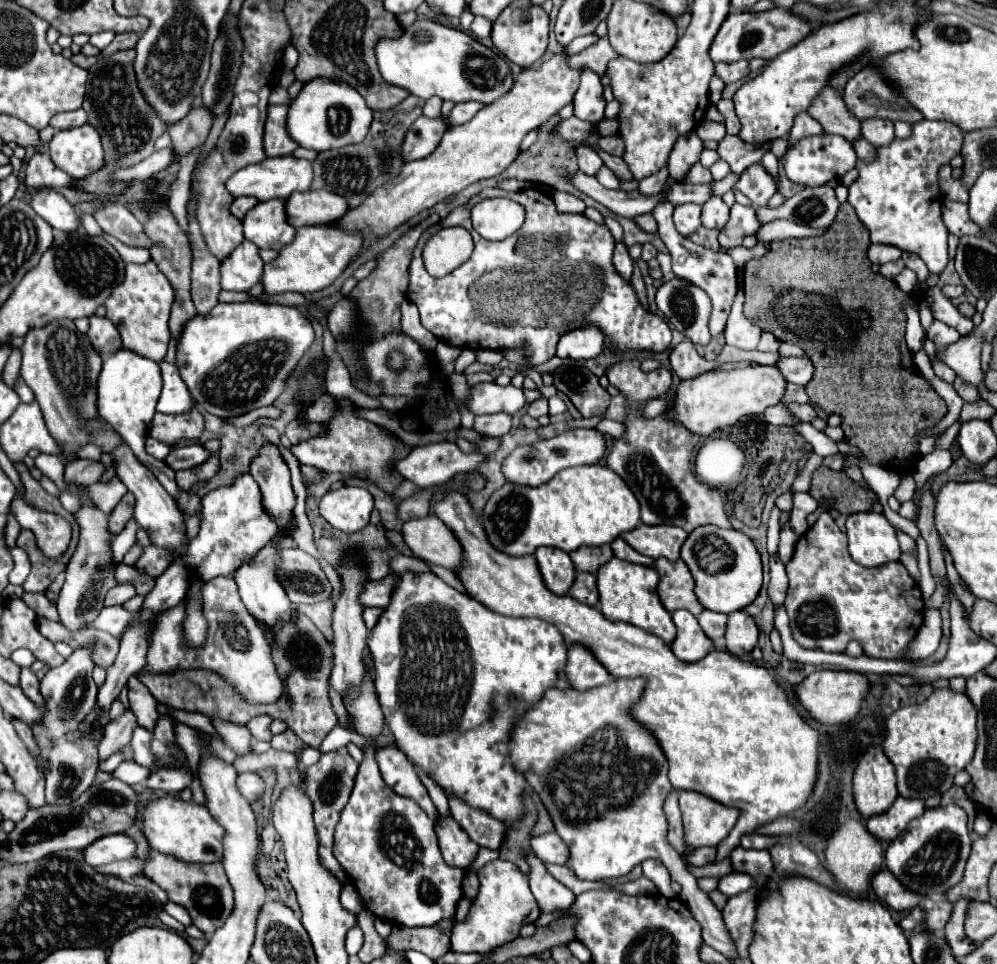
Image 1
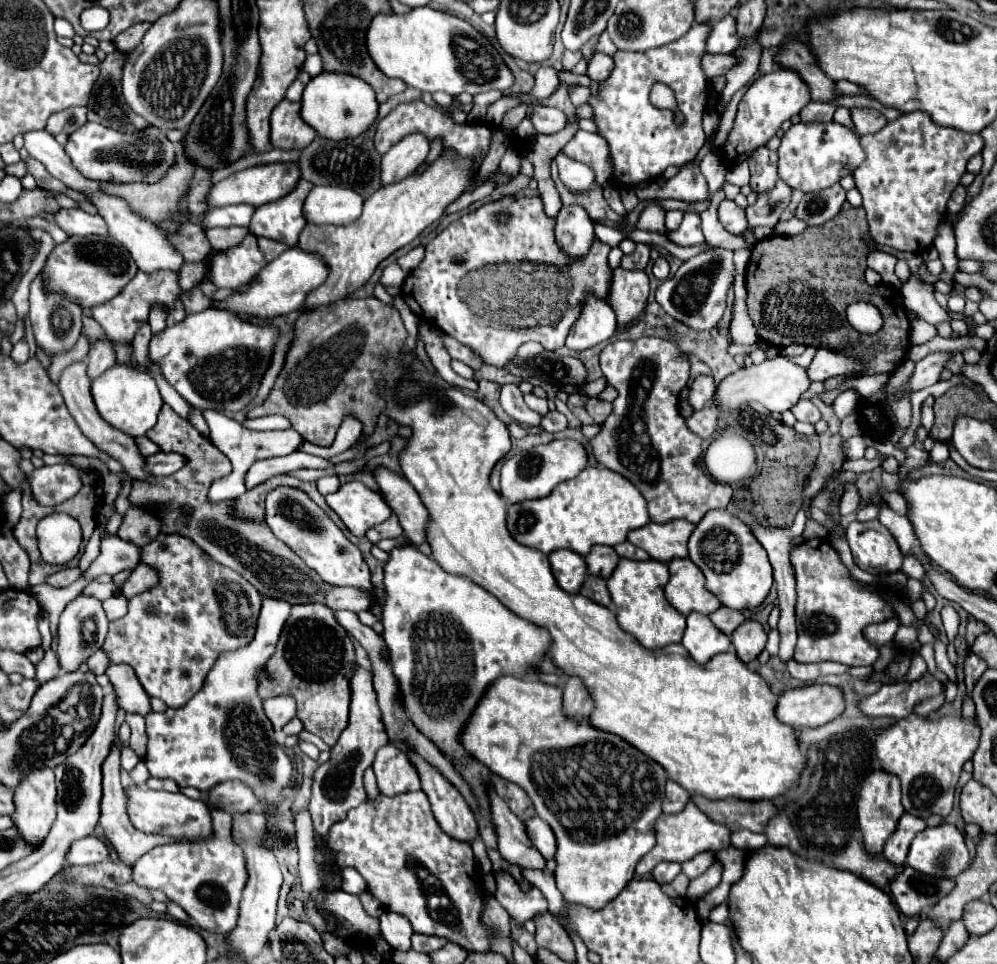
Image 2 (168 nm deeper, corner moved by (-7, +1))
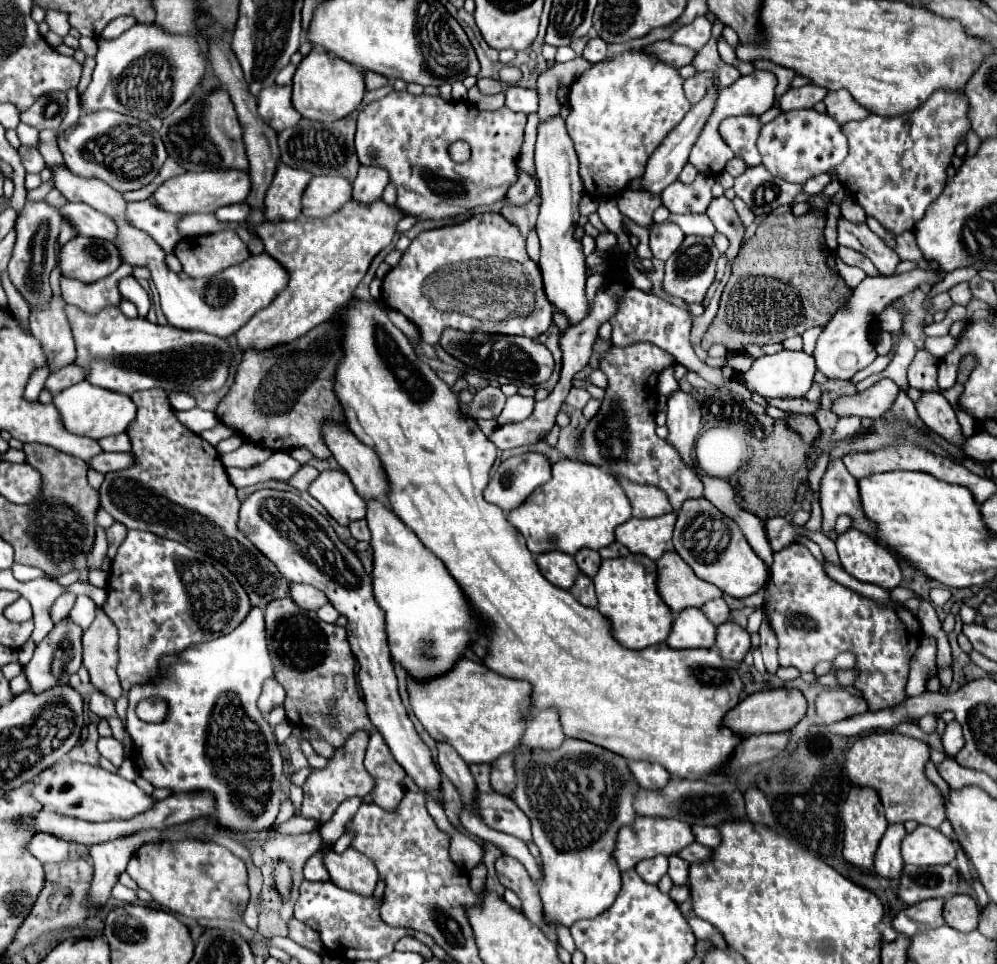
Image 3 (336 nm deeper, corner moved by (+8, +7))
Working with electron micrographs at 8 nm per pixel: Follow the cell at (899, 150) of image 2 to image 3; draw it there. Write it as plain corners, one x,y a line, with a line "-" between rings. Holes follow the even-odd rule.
936,91
928,103
920,105
912,113
904,113
900,117
880,117
868,115
862,121
850,121
842,127
844,135
848,137
850,151
840,167
832,169
840,183
848,187
854,201
866,211
868,217
874,217
884,225
892,235
902,235
904,231
912,231
916,221
924,217
928,205
942,193
946,185
946,169
950,167
954,149
958,143
966,141
970,131
968,127
968,101
966,95
954,95
946,91

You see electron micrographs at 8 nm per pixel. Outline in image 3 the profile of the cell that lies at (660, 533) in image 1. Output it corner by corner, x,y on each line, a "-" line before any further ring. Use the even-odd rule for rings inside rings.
674,511
654,519
632,517
624,525
616,527
616,541
626,545
630,553
642,553
656,561
664,551
674,551
672,529
676,517
678,515

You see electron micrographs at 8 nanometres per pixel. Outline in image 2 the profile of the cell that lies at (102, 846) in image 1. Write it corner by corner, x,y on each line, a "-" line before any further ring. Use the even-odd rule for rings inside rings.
95,835
73,841
65,855
65,863
69,865
93,865
105,859
107,859
107,845

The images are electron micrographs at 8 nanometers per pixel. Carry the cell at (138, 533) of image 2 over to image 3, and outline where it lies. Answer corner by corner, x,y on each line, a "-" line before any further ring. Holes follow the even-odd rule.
114,521
112,527
108,527
106,537
108,537
108,545
110,545
110,547
108,547
110,559
114,559
114,555
116,555
118,547
120,547
120,543
126,539
126,533
128,533
128,529
126,529
122,523
118,523
118,521

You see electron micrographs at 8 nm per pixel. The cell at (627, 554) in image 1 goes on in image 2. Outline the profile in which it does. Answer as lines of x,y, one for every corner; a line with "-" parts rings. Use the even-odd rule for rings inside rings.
629,541
615,545
615,551
619,553
619,557
627,557
627,559
637,559
637,561
645,561
645,559
649,559
649,555
647,555
643,549
631,545

